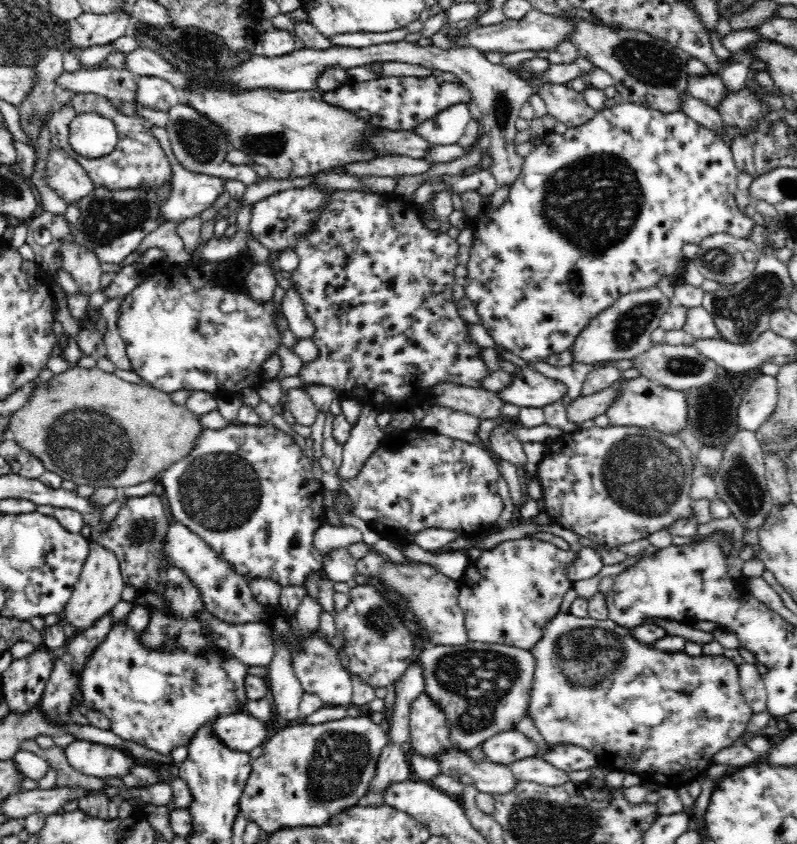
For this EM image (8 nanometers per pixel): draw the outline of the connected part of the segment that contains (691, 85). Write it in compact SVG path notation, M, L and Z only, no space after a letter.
M711 73L700 76L689 74L686 78L686 90L694 98L716 109L720 100L726 96L727 86L720 74Z

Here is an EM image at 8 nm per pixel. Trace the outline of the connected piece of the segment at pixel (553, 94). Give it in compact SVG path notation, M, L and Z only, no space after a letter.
M520 66L511 68L511 72L520 79L532 81L536 85L536 94L544 100L547 112L555 116L567 127L577 127L586 124L595 114L595 110L588 106L584 95L566 84L546 82L541 78L544 73L520 72Z

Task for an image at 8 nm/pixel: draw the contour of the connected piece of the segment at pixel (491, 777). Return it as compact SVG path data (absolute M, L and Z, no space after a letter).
M456 749L444 754L438 763L440 773L456 777L462 784L472 784L478 791L492 796L510 794L519 783L510 766L491 761L472 762L468 754Z

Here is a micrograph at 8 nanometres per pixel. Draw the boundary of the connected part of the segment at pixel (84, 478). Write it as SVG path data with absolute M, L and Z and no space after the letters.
M70 367L60 374L53 375L53 377L45 384L36 385L36 388L31 395L28 404L26 404L20 412L16 412L16 414L9 420L9 436L22 448L25 448L28 452L31 452L34 456L38 457L42 461L45 470L54 472L54 474L60 476L62 480L72 480L76 485L83 484L94 486L94 488L114 487L121 491L122 488L126 488L127 486L136 486L136 484L148 482L150 479L159 479L160 474L168 467L171 467L172 464L191 453L201 432L206 429L200 422L200 415L191 412L190 409L186 407L186 404L176 404L176 401L172 401L170 393L149 387L144 383L140 384L125 381L114 375L114 373L102 371L102 369L98 367Z

